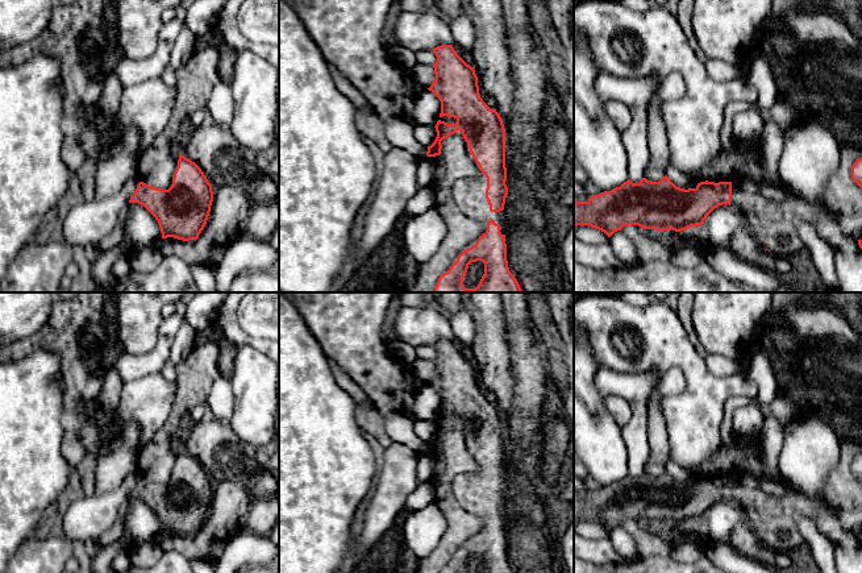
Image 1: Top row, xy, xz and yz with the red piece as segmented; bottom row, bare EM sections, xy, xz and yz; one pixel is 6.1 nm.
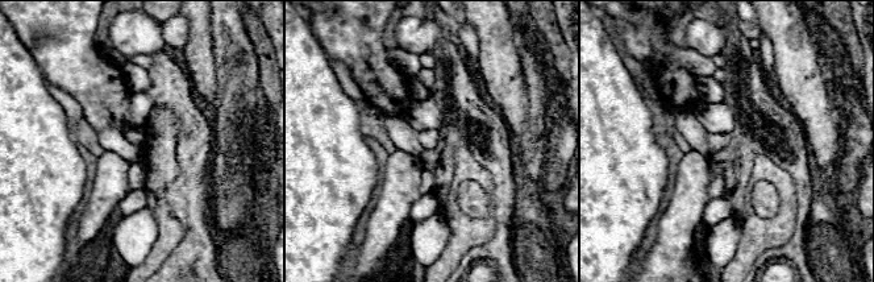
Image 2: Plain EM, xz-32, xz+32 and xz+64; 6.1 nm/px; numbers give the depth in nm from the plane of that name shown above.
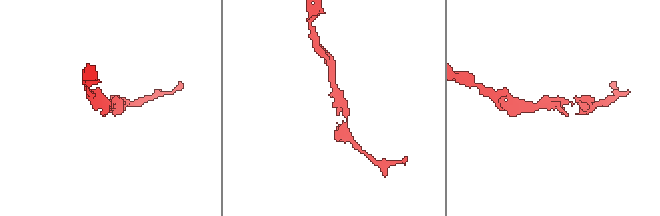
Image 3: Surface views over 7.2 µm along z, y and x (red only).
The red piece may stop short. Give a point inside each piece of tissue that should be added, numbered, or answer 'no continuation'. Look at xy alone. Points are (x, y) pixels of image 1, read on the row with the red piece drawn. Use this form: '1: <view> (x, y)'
no continuation

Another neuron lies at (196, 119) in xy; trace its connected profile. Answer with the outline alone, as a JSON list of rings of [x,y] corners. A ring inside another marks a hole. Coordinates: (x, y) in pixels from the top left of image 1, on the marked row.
[[[205,109],[196,111],[195,113],[190,116],[187,121],[187,128],[195,129],[204,125],[205,116],[207,116]]]

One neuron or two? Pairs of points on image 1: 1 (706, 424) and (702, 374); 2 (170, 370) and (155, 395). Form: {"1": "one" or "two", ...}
{"1": "one", "2": "two"}

